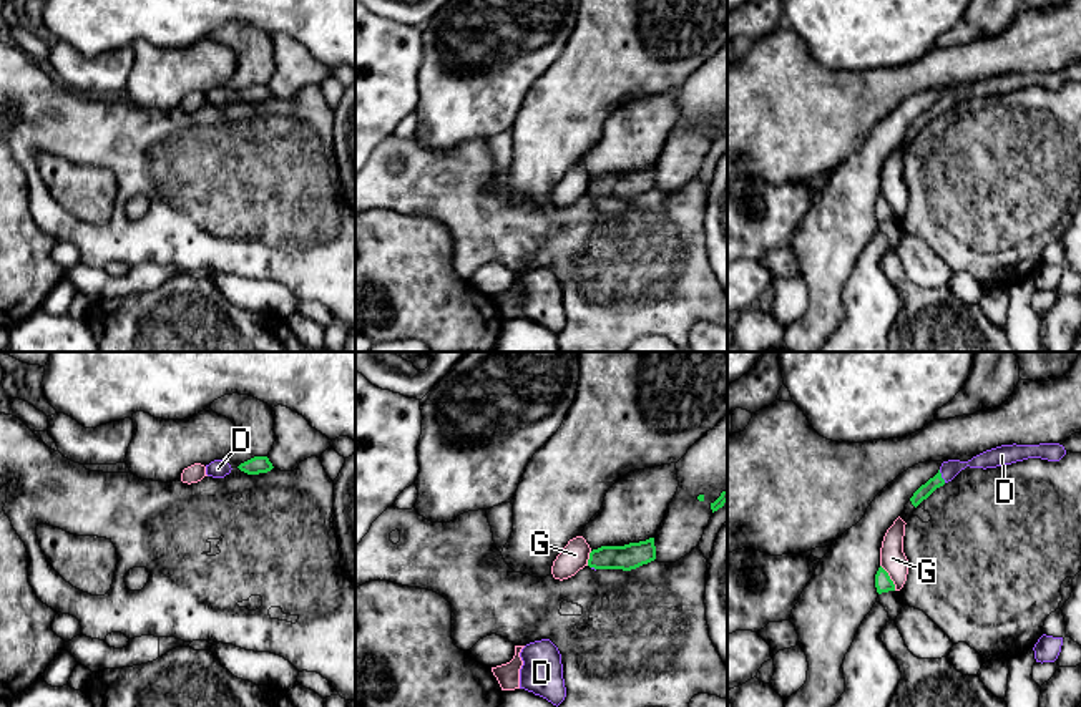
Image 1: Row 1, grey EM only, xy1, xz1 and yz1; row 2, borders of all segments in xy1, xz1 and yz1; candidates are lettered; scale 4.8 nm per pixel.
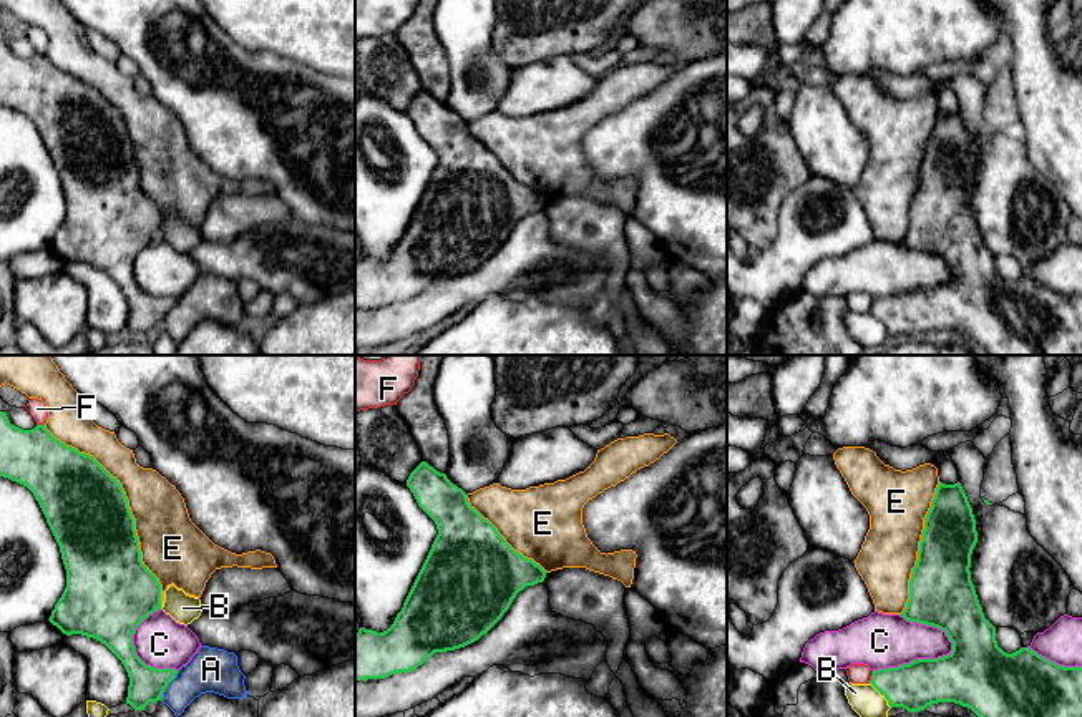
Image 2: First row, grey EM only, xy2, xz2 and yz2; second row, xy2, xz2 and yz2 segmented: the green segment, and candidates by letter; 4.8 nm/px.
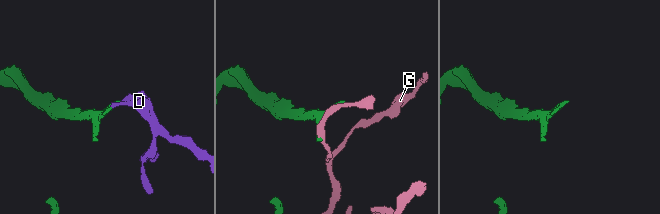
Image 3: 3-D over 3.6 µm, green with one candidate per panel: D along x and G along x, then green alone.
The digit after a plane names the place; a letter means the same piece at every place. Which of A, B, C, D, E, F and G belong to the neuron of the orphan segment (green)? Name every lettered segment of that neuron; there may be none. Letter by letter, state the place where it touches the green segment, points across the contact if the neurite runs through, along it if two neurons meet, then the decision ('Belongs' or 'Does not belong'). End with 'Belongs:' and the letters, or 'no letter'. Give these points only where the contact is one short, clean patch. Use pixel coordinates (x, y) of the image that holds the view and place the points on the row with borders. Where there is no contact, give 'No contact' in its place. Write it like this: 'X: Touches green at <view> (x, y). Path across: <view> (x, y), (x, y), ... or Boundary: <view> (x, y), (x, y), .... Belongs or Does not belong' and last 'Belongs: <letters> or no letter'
A: Touches green at xy2 (166, 686). Does not belong
B: Touches green at yz2 (882, 694). Does not belong
C: Touches green at yz2 (916, 659). Does not belong
D: Touches green at yz1 (940, 477). Belongs
E: Touches green at xy2 (128, 507). Does not belong
F: Touches green at yz2 (872, 677). Does not belong
G: Touches green at yz1 (889, 578). Does not belong
Belongs: D

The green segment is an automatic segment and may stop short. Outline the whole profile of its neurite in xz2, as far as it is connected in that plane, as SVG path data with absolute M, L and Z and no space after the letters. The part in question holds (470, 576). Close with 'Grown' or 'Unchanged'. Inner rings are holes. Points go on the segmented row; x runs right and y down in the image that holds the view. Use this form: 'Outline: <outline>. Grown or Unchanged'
Outline: M422 461L410 473L407 486L435 521L438 534L393 624L383 632L360 627L355 634L355 680L410 672L435 652L455 651L478 641L503 617L519 591L546 578L539 564L514 551L470 506L466 493L445 473Z. Unchanged

